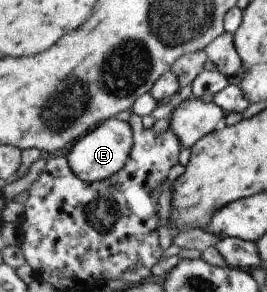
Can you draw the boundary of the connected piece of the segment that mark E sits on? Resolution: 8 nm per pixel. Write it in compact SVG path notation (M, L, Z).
M111 119L103 122L103 125L95 128L86 137L81 138L67 156L71 168L78 175L78 178L84 182L93 183L114 177L115 174L119 173L130 161L133 149L134 128L129 122Z

